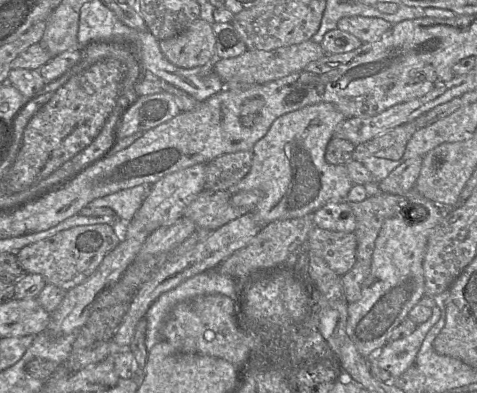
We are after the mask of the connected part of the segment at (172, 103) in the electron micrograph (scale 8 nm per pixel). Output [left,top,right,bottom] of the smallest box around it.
[116,93,180,140]

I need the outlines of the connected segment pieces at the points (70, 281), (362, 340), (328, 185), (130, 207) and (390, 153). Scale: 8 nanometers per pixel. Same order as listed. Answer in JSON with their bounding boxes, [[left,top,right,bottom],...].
[[15,224,121,291],[346,188,444,358],[227,102,354,227],[87,185,147,224],[352,121,417,163]]

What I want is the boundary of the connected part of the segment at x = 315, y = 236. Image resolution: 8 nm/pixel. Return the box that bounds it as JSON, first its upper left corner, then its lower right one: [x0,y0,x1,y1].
[305,227,357,276]

